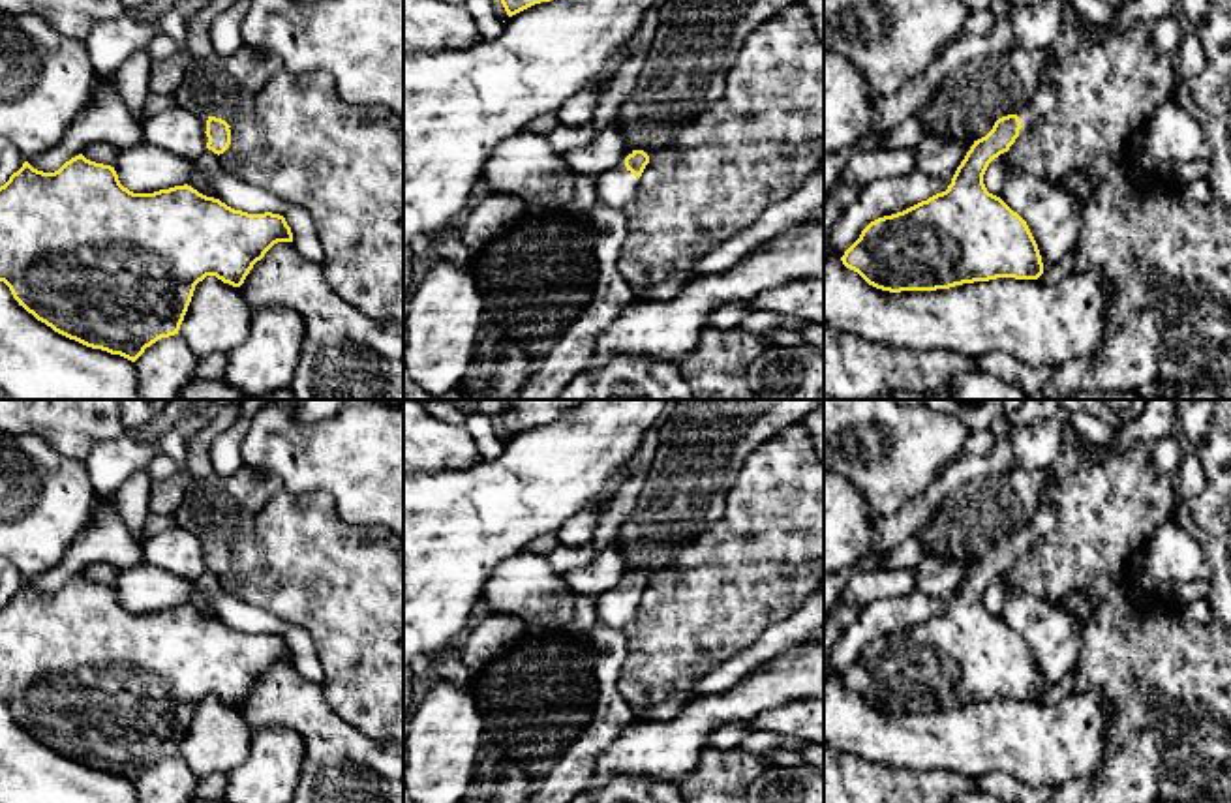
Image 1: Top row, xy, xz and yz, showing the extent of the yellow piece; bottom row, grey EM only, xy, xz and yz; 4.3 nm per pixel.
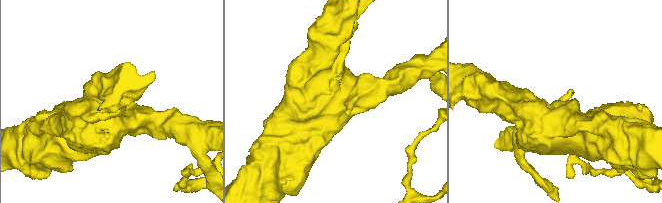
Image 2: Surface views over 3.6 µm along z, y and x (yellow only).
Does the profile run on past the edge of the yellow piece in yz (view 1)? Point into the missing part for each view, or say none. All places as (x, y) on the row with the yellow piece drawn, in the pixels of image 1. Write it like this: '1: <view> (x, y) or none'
1: yz (1044, 102)

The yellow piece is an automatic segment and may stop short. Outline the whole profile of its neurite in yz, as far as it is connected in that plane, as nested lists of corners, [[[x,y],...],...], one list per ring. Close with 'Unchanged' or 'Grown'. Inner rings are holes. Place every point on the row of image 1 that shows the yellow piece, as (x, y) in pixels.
[[[1038,86],[1021,111],[998,118],[985,137],[974,141],[946,191],[871,221],[841,257],[843,265],[889,293],[936,291],[996,278],[1038,280],[1043,263],[1026,221],[987,191],[983,174],[995,158],[1010,150],[1023,126],[1034,126],[1055,107],[1055,88]]]. Grown

